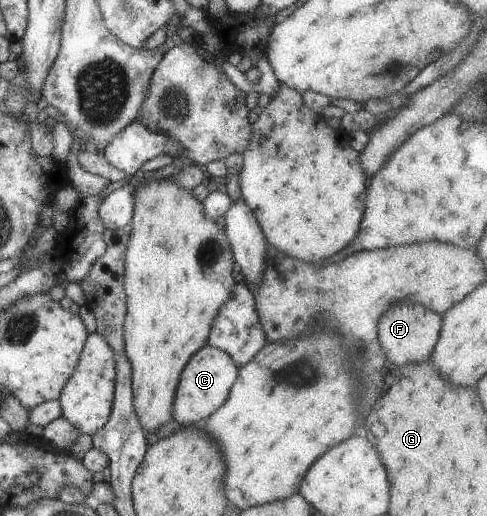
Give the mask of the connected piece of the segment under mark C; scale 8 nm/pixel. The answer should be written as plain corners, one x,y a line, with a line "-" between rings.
204,344
189,357
189,361
179,375
175,397
173,397
173,409
171,409
173,420
181,425
194,426
211,415
227,399
229,389
237,377
237,371
238,366
227,353

